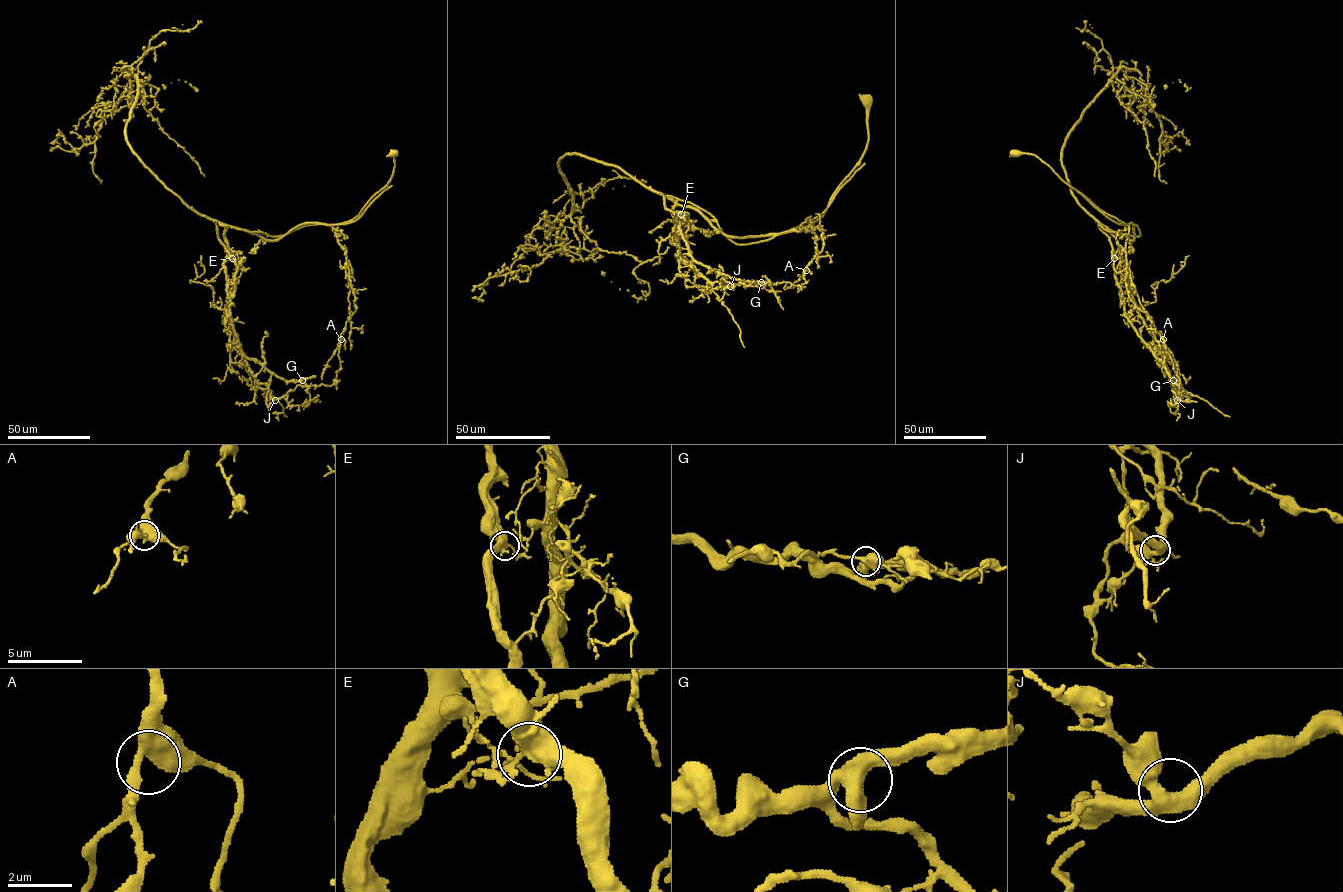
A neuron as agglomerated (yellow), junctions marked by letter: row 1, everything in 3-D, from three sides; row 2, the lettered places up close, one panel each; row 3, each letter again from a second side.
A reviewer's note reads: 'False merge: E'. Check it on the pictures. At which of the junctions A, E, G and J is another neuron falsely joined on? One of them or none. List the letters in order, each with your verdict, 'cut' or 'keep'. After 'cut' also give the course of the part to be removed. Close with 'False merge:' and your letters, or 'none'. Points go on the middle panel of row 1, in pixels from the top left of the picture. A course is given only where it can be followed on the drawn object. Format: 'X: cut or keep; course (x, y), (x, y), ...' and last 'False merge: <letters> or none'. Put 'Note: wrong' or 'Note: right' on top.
Note: right
A: keep
E: cut; course (681, 214), (666, 208), (664, 196), (704, 209), (733, 242), (761, 242), (818, 216), (865, 163)
G: keep
J: keep
False merge: E

